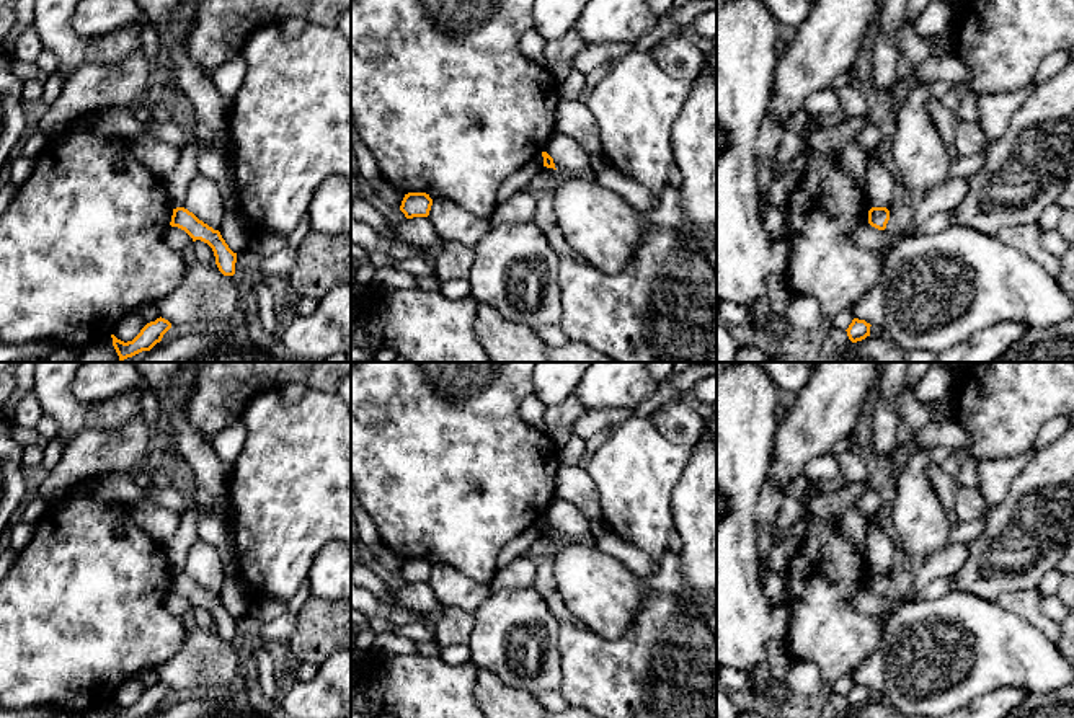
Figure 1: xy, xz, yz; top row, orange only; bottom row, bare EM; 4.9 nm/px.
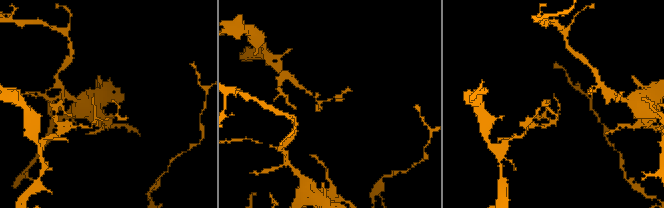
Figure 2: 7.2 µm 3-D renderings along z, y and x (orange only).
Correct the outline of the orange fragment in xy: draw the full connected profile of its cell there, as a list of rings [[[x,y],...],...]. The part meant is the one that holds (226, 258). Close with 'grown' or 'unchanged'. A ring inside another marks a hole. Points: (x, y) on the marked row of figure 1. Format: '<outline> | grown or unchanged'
[[[184,207],[173,209],[170,225],[184,230],[193,242],[201,240],[207,243],[214,251],[219,271],[224,276],[235,274],[237,253],[229,248],[219,230],[209,227]]] | unchanged

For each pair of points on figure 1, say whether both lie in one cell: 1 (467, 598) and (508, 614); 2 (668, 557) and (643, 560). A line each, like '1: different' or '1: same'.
1: different
2: different

